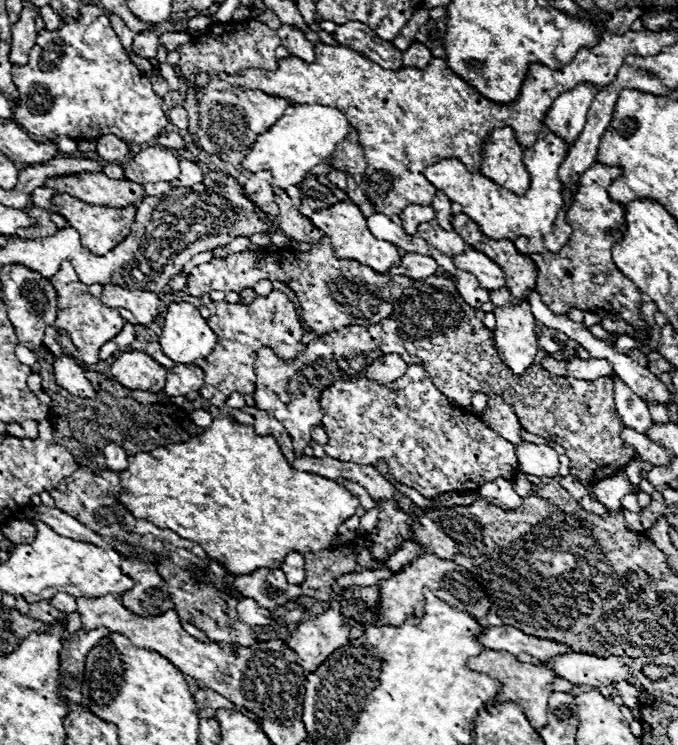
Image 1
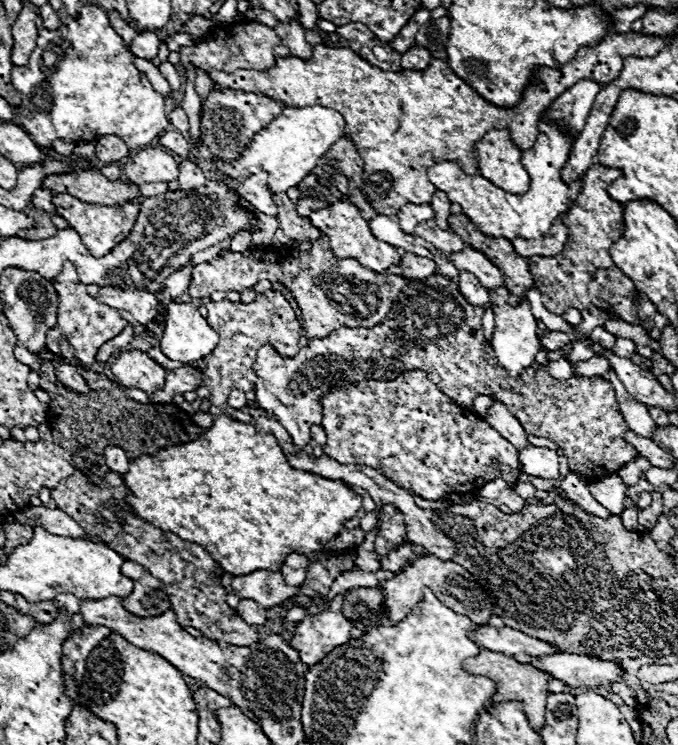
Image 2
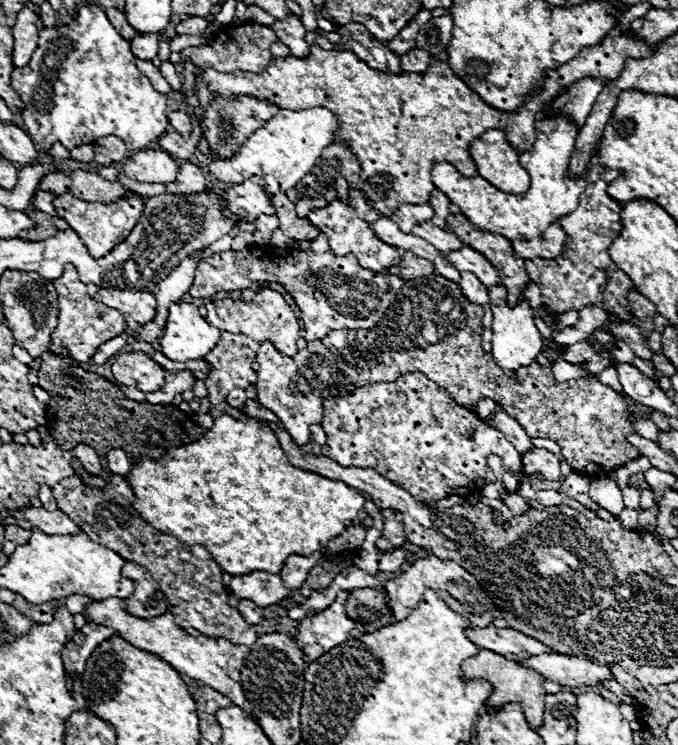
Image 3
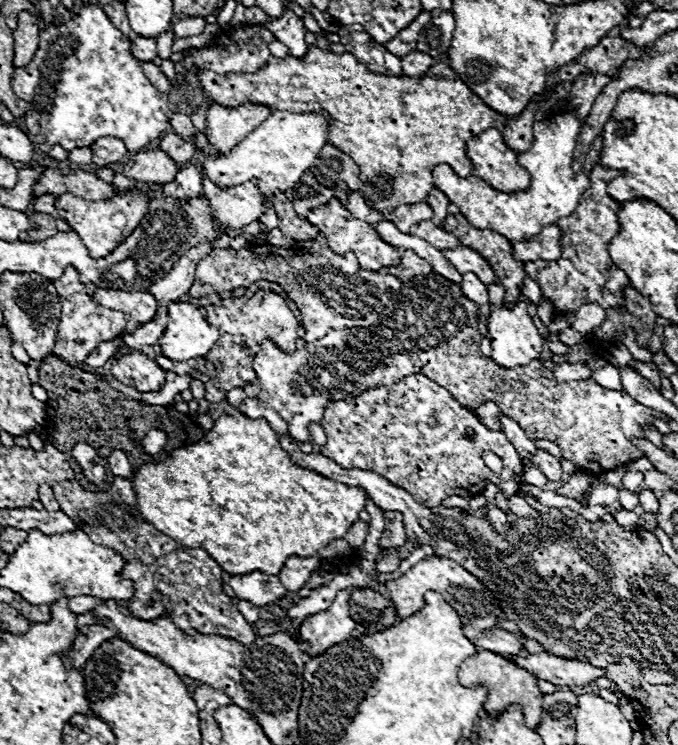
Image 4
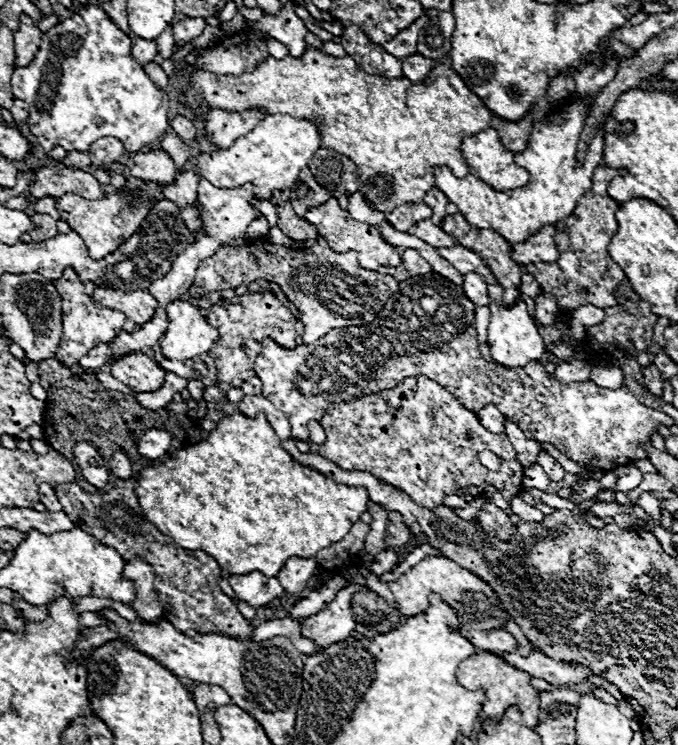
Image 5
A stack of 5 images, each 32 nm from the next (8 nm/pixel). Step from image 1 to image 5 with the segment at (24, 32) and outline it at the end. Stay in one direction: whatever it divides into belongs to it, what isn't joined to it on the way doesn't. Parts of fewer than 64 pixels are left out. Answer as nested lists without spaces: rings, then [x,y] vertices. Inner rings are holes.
[[[20,14],[20,26],[14,32],[14,52],[16,66],[28,66],[40,48],[40,30],[28,14]]]

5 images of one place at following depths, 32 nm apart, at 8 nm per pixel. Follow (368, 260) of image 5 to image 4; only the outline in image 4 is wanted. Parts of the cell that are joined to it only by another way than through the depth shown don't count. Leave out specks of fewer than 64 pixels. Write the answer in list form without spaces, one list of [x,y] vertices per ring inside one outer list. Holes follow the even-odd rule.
[[[336,198],[330,200],[328,204],[320,206],[320,208],[312,208],[312,210],[306,214],[306,220],[308,220],[310,224],[314,224],[314,226],[326,236],[328,246],[332,248],[332,252],[336,252],[336,254],[354,252],[356,258],[358,258],[358,262],[360,262],[360,266],[366,268],[366,270],[374,270],[374,272],[376,272],[376,270],[380,270],[380,268],[388,268],[388,266],[400,264],[400,252],[398,252],[394,246],[386,244],[386,242],[376,234],[376,230],[374,230],[370,224],[366,224],[366,222],[362,222],[362,220],[356,220],[356,218],[350,214],[350,210],[348,210],[346,206],[342,206]]]

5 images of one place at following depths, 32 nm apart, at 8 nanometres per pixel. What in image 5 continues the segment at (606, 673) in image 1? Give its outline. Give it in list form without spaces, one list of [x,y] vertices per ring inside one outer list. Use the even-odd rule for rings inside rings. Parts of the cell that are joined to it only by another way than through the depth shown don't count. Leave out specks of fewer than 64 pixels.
[[[530,652],[530,656],[518,656],[518,654],[498,654],[508,664],[522,668],[534,678],[542,678],[554,686],[566,686],[566,684],[584,684],[590,676],[596,676],[590,668],[564,664],[558,660],[552,660],[544,656],[542,652]]]

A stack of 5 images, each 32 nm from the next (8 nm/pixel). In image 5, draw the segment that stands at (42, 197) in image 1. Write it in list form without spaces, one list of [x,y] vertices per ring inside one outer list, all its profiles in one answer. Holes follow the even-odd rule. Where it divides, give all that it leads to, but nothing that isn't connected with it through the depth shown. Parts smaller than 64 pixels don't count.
[[[52,196],[40,198],[40,200],[34,204],[34,210],[40,212],[40,214],[48,214],[48,216],[52,216],[54,220],[60,220],[60,214],[58,214],[58,210],[56,210],[56,198],[52,198]]]

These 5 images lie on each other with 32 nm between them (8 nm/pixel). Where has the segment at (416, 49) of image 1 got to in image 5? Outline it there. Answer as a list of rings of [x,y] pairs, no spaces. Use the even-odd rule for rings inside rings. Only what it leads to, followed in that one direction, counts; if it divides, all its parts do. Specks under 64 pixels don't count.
[[[416,52],[402,60],[402,70],[404,70],[404,76],[410,80],[424,80],[434,64],[436,64],[434,60],[428,60],[426,56],[420,56]]]

